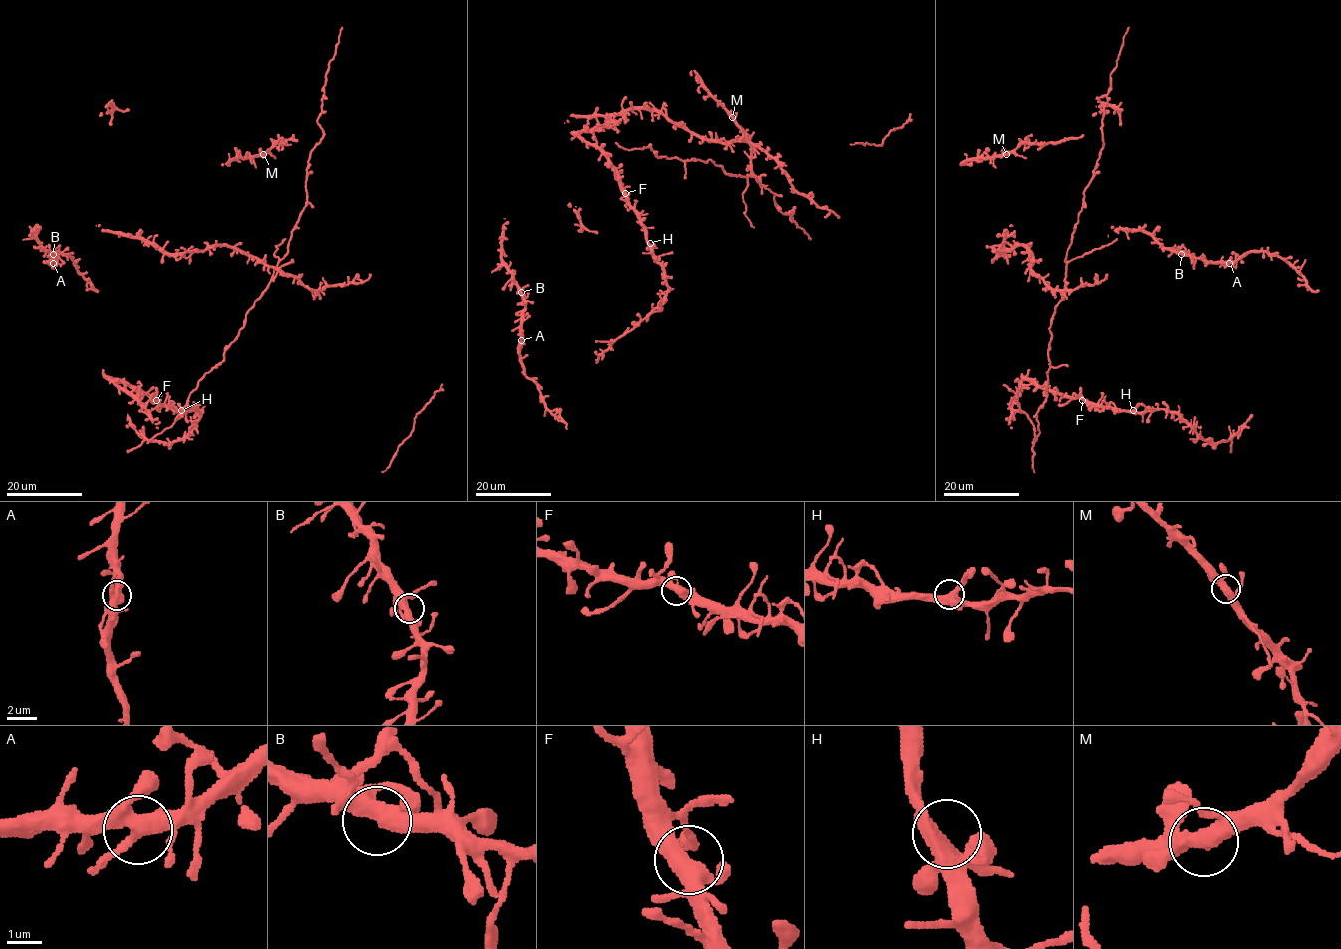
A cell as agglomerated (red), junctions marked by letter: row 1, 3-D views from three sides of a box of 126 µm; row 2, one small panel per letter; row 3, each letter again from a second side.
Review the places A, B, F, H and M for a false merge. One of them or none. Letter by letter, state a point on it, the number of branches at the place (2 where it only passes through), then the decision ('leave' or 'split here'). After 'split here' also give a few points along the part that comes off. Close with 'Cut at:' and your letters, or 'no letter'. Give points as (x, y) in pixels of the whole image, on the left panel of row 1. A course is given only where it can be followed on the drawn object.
A: place (53, 263); branches 4; leave
B: place (53, 254); branches 4; leave
F: place (156, 400); branches 4; leave
H: place (181, 410); branches 4; leave
M: place (263, 154); branches 4; leave
Cut at: no letter

